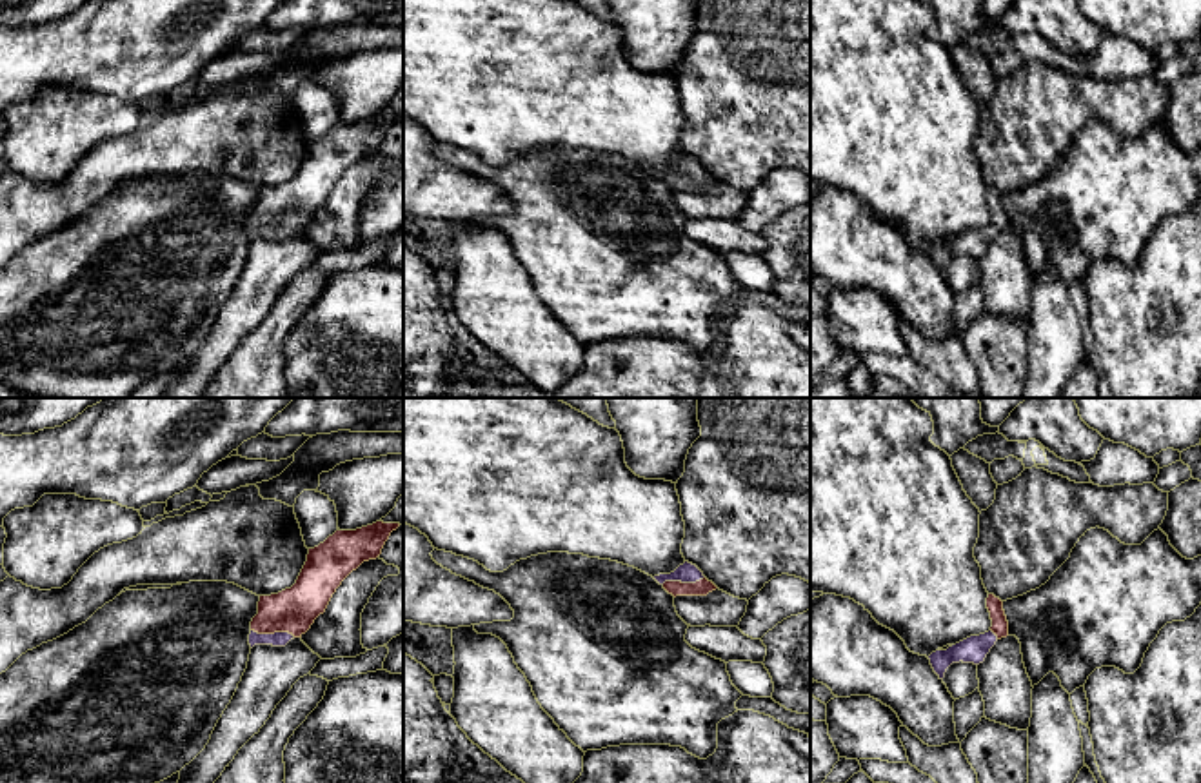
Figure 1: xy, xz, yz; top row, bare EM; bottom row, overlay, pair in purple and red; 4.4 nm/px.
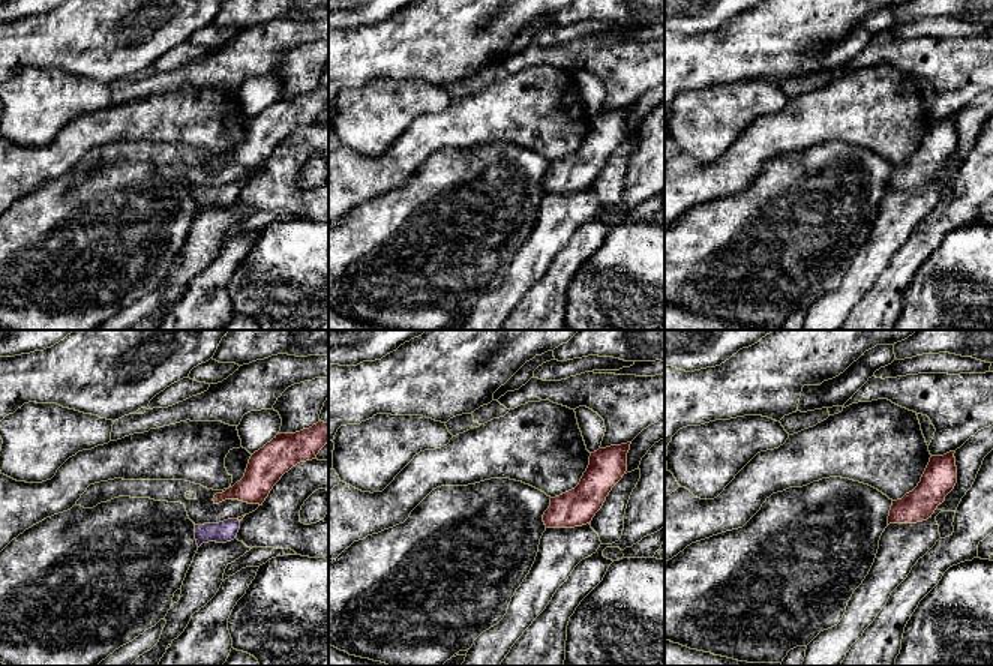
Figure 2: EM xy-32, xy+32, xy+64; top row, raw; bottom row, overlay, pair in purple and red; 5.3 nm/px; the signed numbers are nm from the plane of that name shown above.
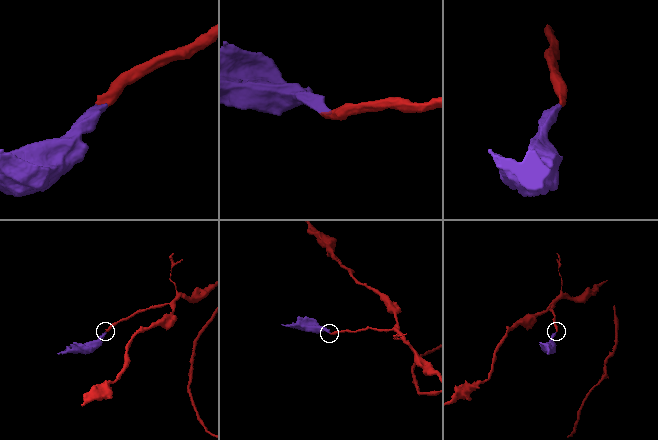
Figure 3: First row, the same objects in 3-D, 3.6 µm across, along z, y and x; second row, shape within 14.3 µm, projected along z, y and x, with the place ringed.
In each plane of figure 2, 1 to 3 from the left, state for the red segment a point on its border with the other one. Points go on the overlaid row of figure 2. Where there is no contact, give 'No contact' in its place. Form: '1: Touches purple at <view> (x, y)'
1: No contact
2: No contact
3: No contact

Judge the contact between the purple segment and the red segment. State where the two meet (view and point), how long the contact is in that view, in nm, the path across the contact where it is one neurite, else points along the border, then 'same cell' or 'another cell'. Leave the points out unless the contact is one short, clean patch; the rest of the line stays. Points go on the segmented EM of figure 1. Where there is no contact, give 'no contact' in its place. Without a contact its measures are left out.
xy (275, 633) | 200 nm | across xy (278, 638), (275, 633), (295, 609) | same cell

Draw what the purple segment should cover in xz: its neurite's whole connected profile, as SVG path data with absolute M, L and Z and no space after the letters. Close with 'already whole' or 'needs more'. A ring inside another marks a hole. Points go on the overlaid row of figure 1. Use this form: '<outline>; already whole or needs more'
M685 561L670 574L654 576L654 580L674 598L676 596L707 596L709 592L716 590L718 587L709 581L703 572Z; needs more

